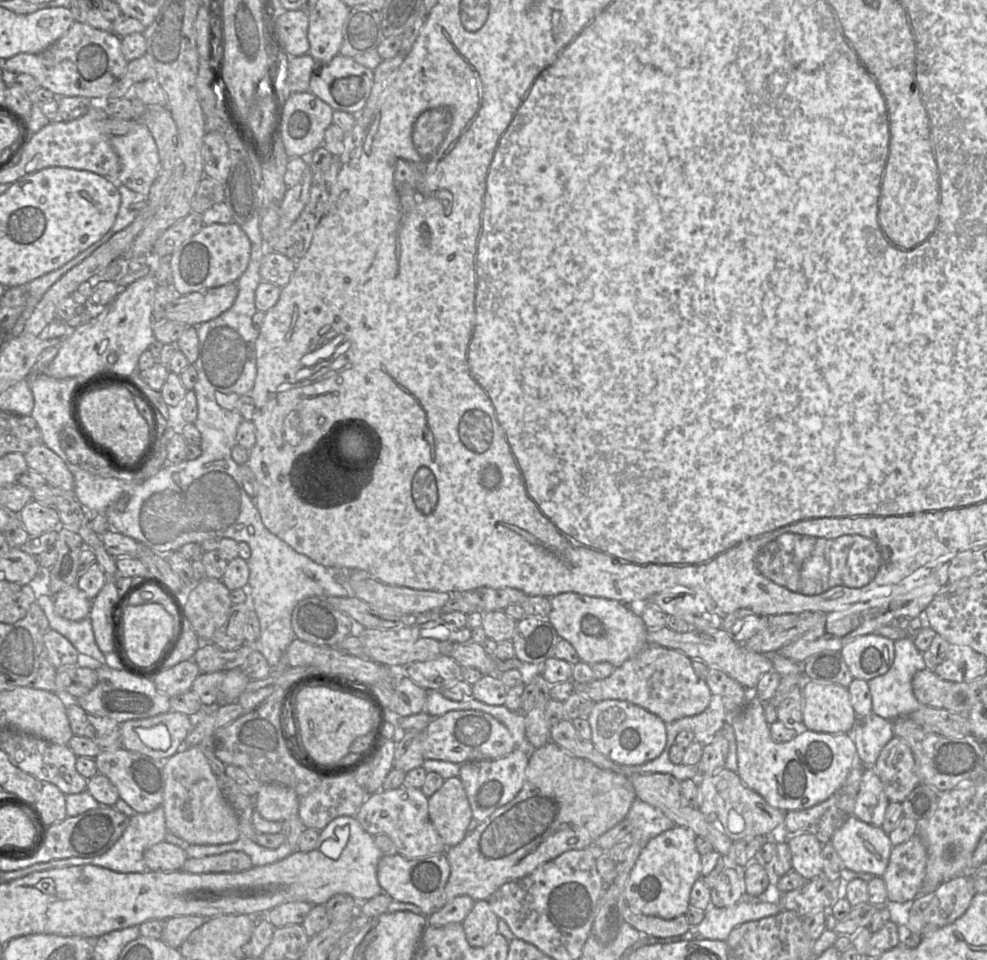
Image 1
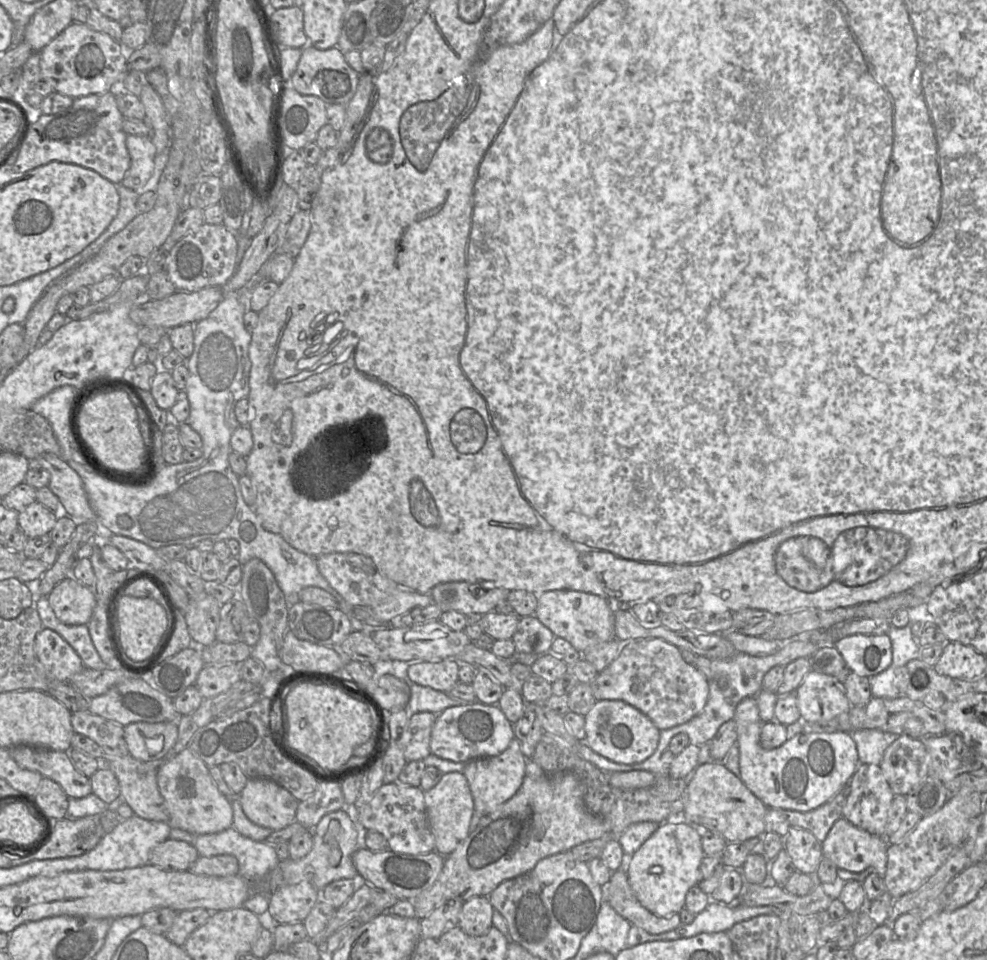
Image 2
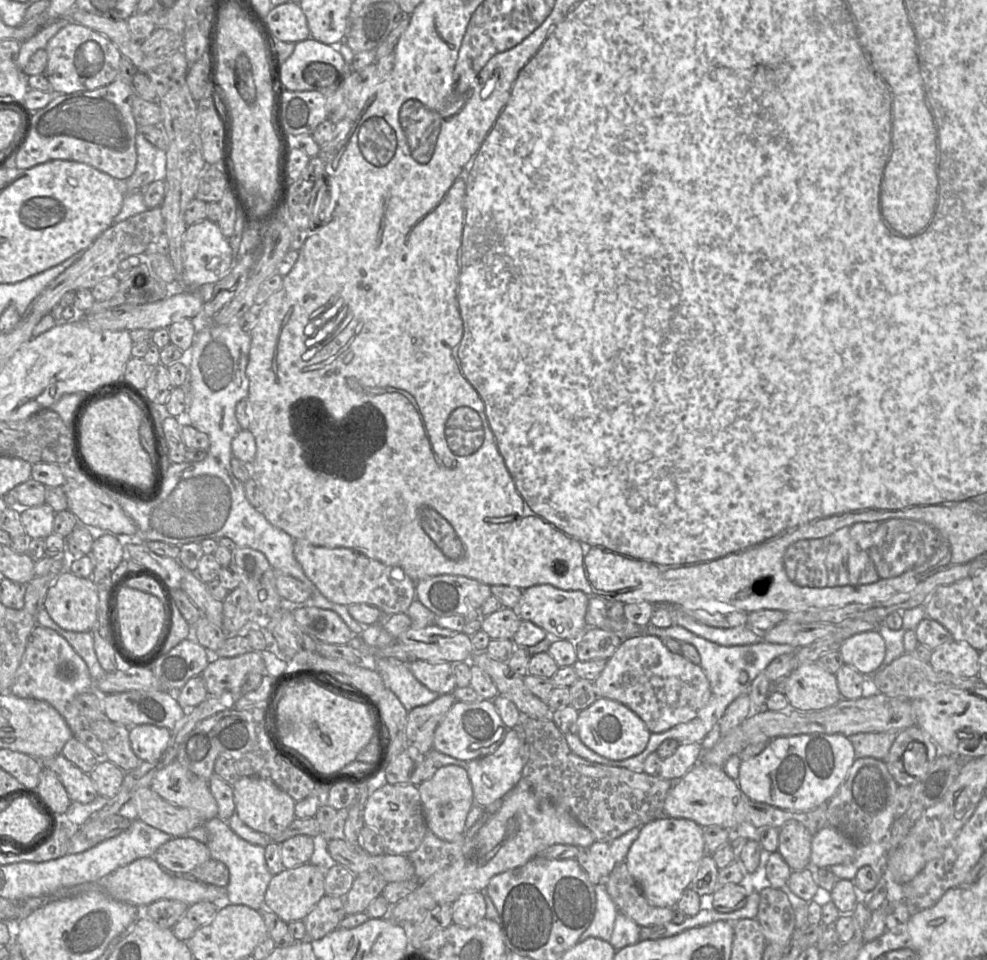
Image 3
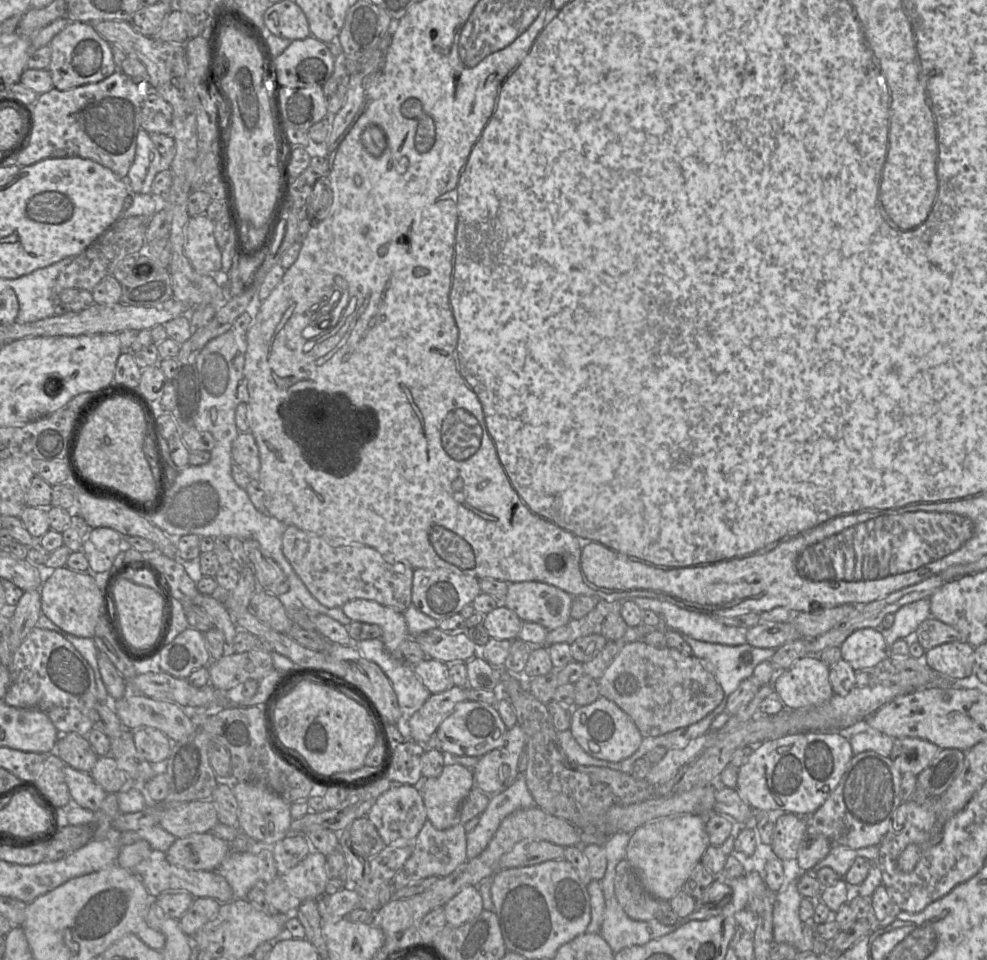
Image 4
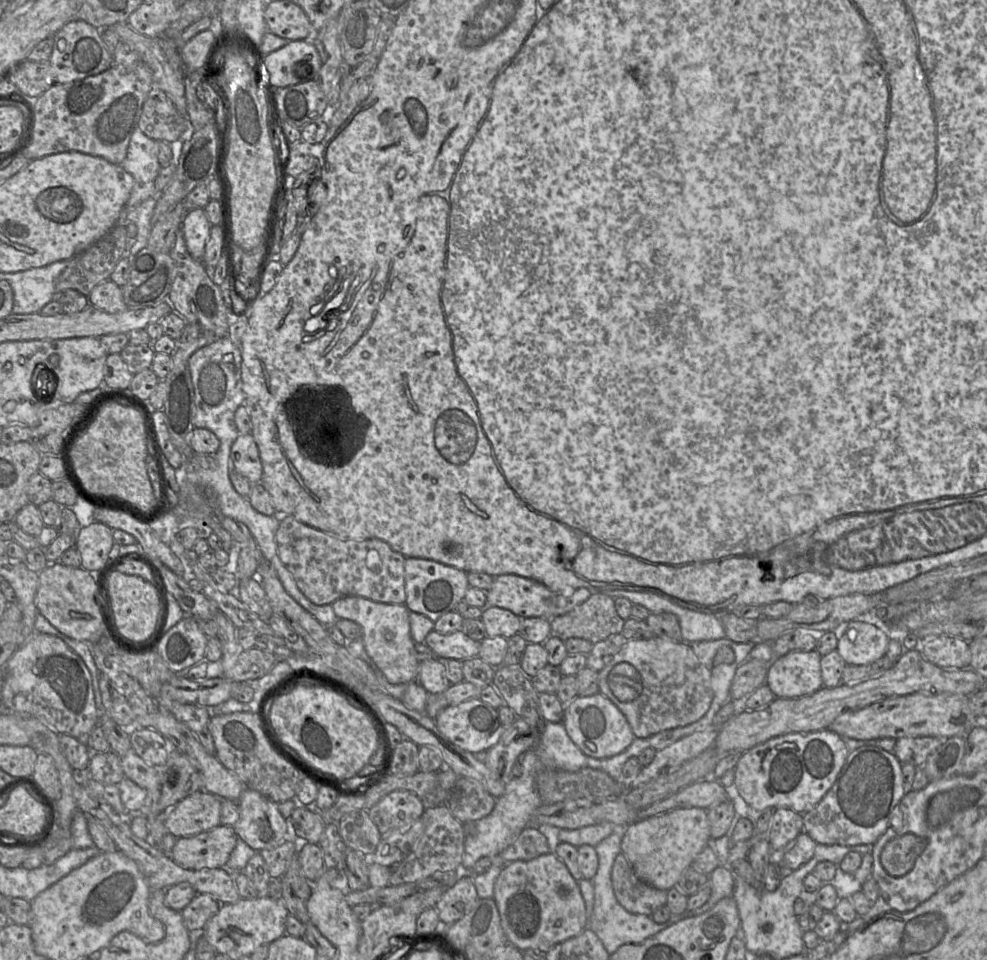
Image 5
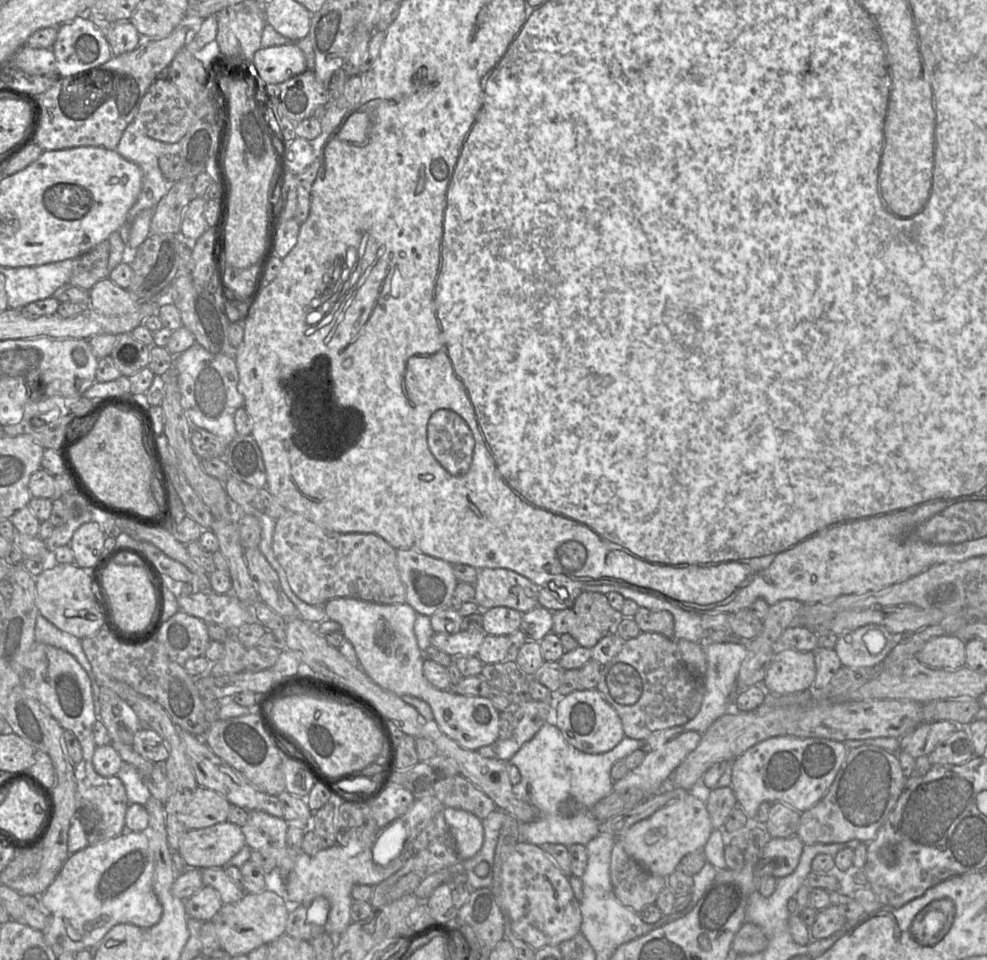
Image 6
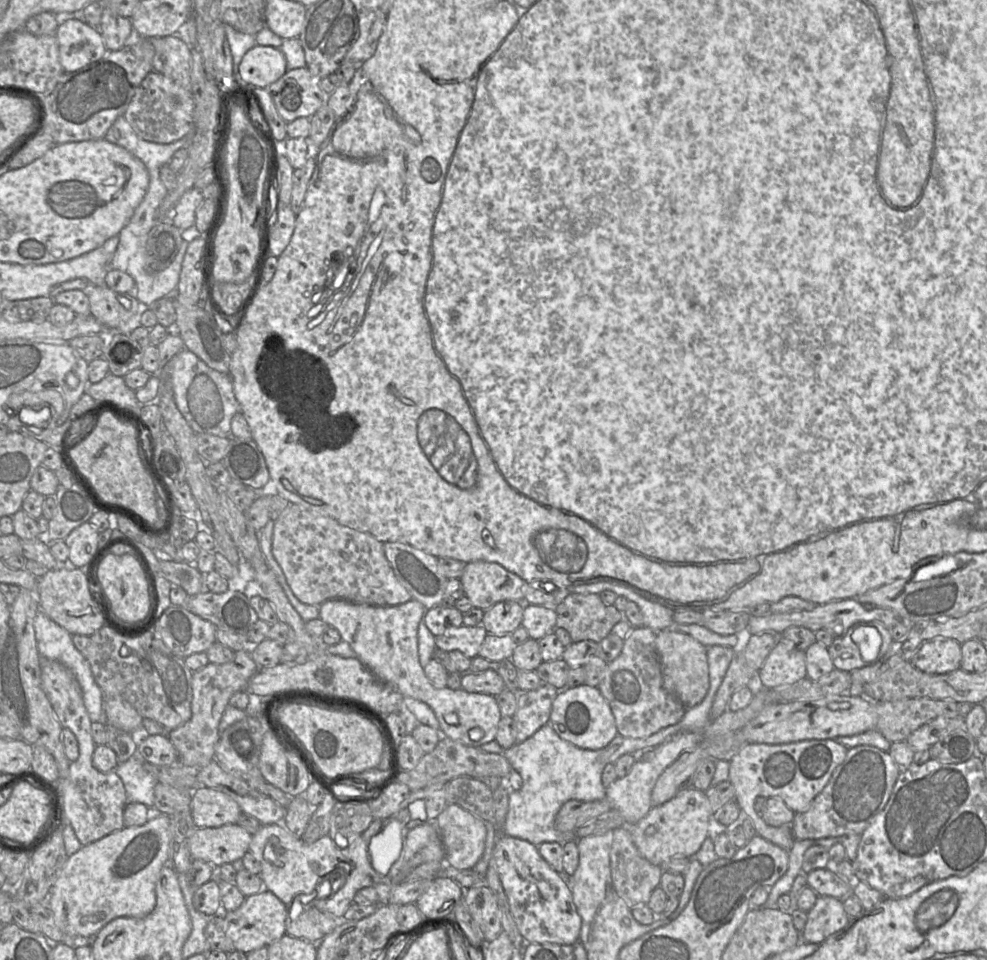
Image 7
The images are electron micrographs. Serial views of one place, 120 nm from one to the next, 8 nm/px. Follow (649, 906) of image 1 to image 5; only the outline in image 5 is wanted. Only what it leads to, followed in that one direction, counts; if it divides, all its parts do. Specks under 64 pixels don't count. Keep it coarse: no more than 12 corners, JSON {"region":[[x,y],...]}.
{"region":[[707,810],[629,825],[621,851],[668,891],[711,840]]}

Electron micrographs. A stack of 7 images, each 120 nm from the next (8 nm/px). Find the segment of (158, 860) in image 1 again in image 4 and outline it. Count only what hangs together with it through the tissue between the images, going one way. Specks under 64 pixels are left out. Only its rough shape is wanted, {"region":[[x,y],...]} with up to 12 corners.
{"region":[[206,832],[177,838],[166,857],[186,869],[220,867],[230,843]]}

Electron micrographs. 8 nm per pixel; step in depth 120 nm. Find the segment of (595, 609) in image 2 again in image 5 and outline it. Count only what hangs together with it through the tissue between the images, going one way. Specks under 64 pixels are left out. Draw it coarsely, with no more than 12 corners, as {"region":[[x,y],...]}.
{"region":[[504,574],[487,606],[522,620],[556,616],[556,594],[536,580]]}

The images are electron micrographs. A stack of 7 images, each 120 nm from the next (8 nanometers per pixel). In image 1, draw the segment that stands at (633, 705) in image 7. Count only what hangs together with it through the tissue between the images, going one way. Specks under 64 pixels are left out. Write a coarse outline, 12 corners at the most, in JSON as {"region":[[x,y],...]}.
{"region":[[647,645],[610,676],[574,682],[665,723],[702,713],[711,691],[685,654]]}

